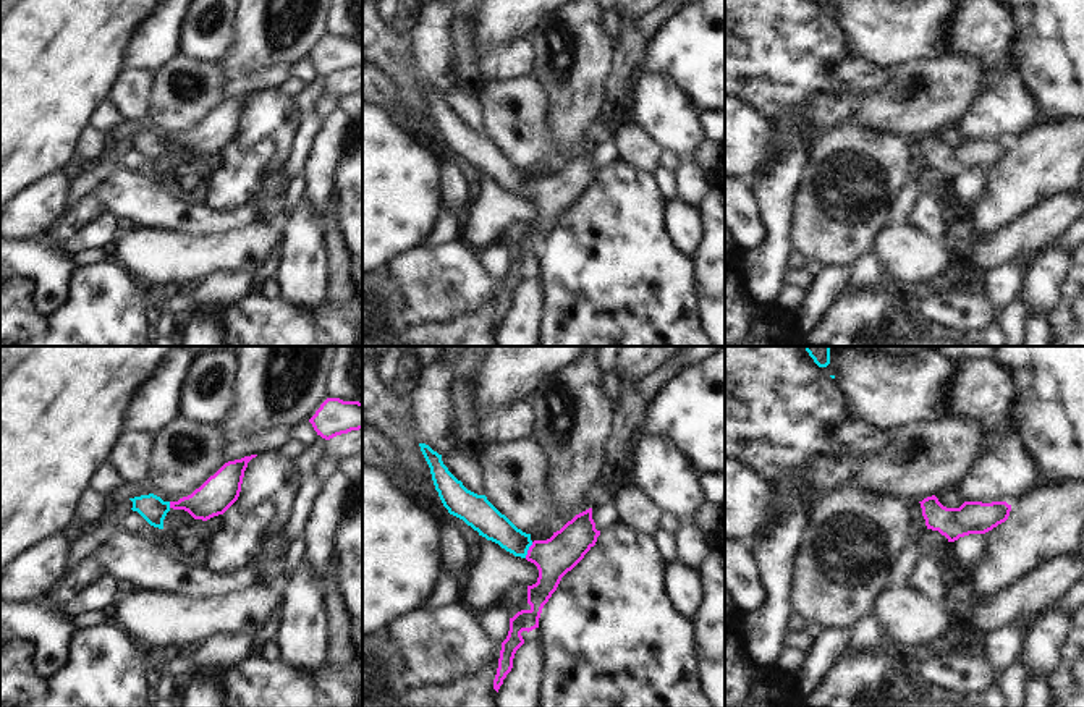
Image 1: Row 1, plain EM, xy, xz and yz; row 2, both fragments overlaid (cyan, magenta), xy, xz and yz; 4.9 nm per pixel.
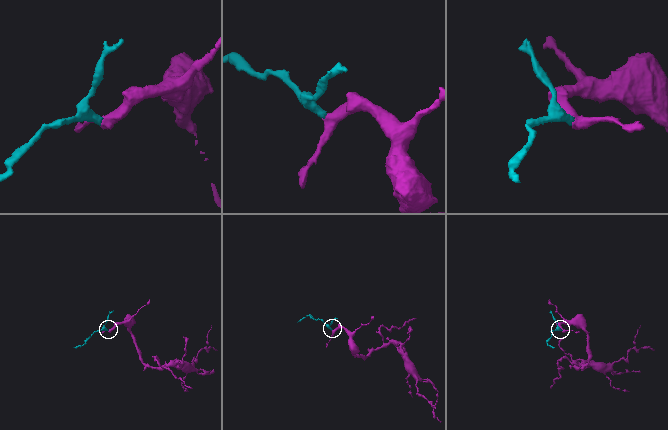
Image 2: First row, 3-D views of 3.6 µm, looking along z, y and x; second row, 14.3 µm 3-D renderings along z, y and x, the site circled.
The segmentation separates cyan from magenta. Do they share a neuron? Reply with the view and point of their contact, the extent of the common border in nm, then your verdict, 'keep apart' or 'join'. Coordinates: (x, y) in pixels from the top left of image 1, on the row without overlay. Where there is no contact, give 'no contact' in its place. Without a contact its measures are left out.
xz (528, 186) | 90 nm | join

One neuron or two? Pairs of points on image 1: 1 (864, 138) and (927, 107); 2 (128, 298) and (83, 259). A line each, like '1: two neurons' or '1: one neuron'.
1: two neurons
2: two neurons

